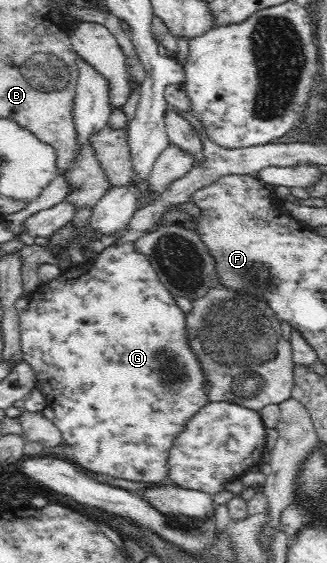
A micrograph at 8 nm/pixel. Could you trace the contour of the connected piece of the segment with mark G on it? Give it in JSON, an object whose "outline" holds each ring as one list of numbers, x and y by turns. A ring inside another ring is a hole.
{"outline":[[123,234,108,242,102,248,96,248,86,262,70,264,62,270,60,276,48,282,42,282,37,290,27,296,28,304,18,313,16,334,18,334,18,356,34,375,34,386,45,401,45,408,52,414,52,422,60,431,68,460,94,473,102,472,122,480,136,480,157,483,168,476,167,458,176,435,182,432,190,417,199,410,200,405,210,400,204,387,204,373,199,357,188,342,185,313,177,305,173,294,158,280,154,268,150,265,140,247]]}

